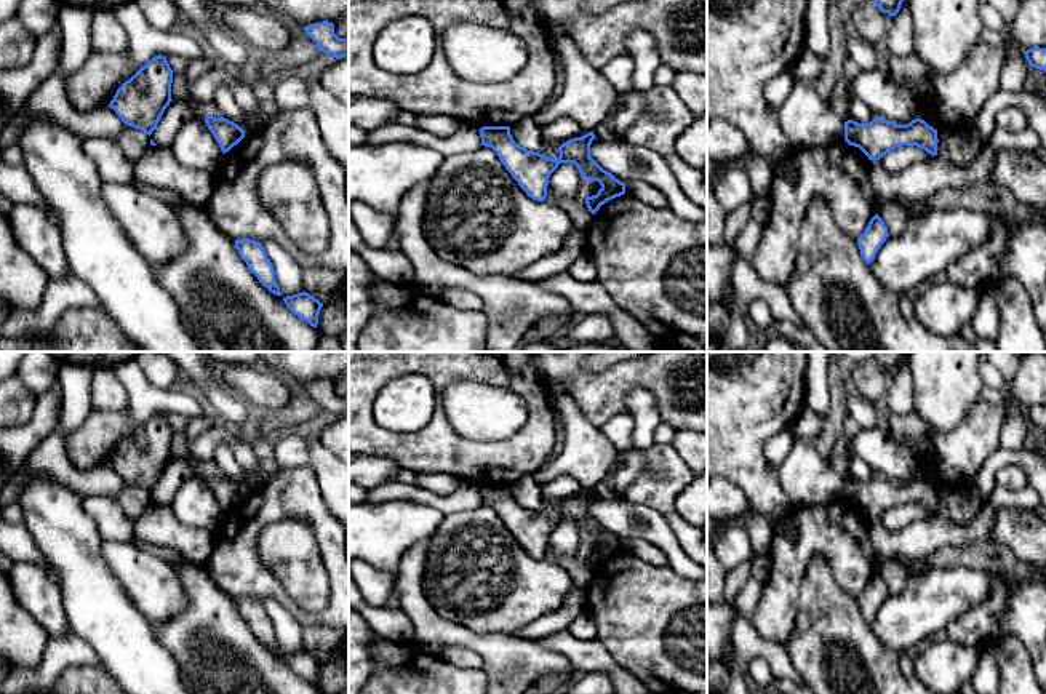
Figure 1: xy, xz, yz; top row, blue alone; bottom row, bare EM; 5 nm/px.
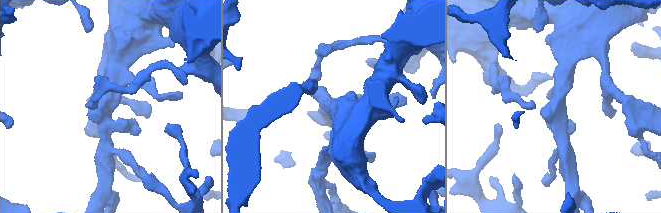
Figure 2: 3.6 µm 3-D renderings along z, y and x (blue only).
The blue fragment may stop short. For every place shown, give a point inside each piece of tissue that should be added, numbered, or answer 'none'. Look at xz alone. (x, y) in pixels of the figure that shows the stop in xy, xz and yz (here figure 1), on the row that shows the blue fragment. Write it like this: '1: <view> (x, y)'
none

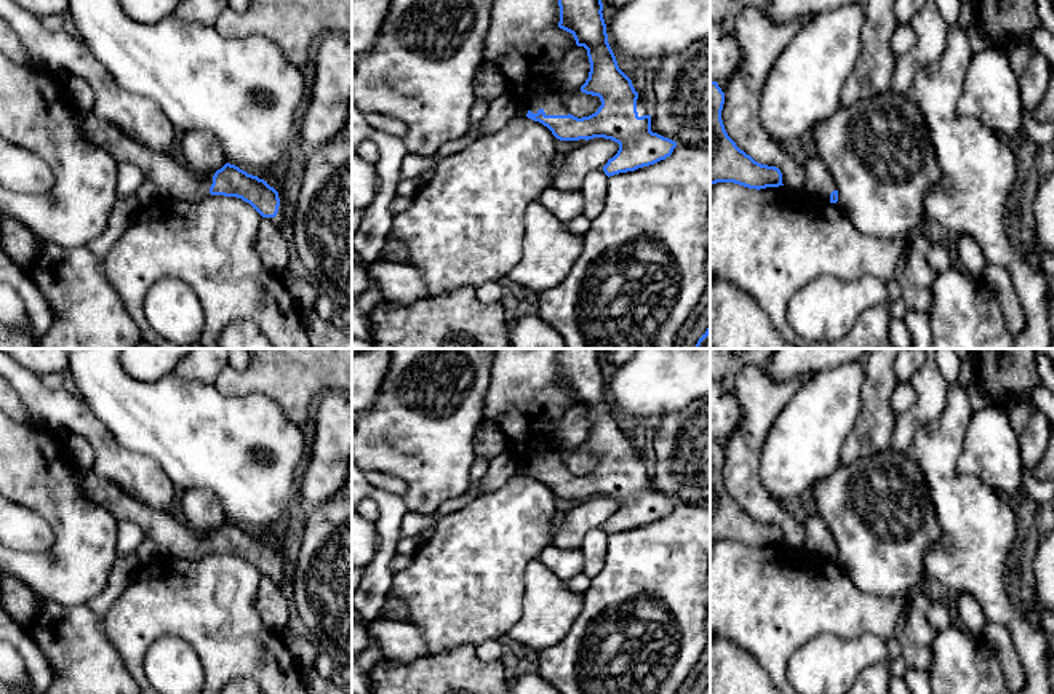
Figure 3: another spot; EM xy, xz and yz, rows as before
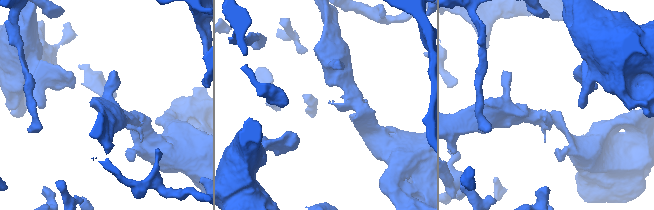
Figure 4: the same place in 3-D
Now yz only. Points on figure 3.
1: yz (818, 181)

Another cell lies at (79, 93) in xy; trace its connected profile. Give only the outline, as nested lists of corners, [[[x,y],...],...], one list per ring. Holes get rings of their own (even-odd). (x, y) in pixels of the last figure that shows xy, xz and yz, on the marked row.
[[[69,75],[64,83],[66,98],[78,112],[91,112],[94,104],[94,91],[90,83],[77,75]]]

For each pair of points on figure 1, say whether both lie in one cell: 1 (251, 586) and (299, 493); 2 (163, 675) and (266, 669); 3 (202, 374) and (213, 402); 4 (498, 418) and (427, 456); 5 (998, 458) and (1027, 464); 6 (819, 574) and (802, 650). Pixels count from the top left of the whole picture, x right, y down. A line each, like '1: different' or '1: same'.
1: same
2: different
3: same
4: different
5: same
6: same

